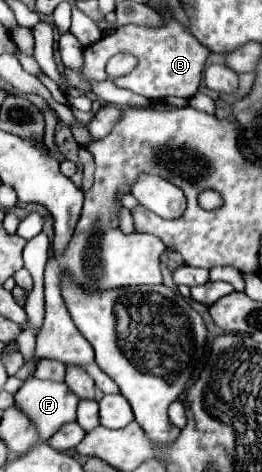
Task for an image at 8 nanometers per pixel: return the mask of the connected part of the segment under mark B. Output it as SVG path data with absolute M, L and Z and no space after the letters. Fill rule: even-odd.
M165 19L165 27L159 27L159 29L125 25L125 27L119 27L115 35L103 37L101 41L85 47L81 71L73 71L73 69L65 67L67 83L85 95L91 93L93 81L105 81L107 79L105 65L107 65L109 57L113 57L117 53L135 55L139 59L139 65L127 77L115 79L115 85L129 89L137 95L143 95L147 99L159 101L165 97L187 97L189 99L197 93L197 87L201 81L201 71L205 67L209 49L205 49L205 45L201 45L183 25L179 25L173 19Z

